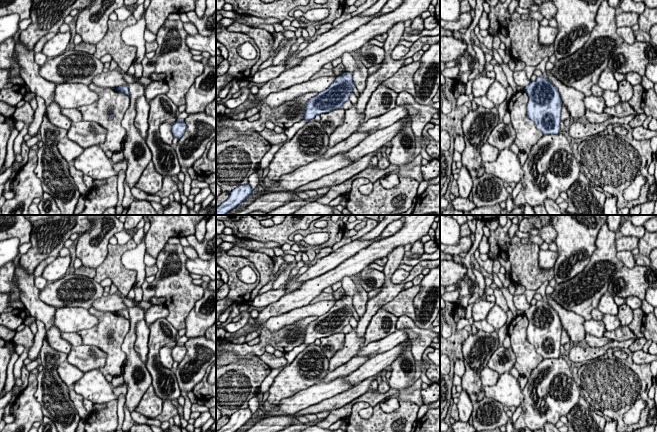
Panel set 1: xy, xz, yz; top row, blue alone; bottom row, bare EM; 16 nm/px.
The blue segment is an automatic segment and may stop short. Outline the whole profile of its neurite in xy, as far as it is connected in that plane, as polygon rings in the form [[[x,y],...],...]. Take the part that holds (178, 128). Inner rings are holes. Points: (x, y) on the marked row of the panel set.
[[[178,120],[172,124],[171,131],[173,137],[180,139],[186,131],[186,124],[183,120]]]

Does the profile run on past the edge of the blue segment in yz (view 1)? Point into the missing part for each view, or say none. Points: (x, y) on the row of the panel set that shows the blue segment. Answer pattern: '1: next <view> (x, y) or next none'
1: next none

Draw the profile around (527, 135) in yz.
[[[522,90],[515,93],[508,104],[511,124],[515,130],[514,144],[517,145],[520,151],[527,154],[543,136],[535,123],[527,117],[526,107],[528,100],[529,97],[526,91]]]

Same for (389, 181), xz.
[[[398,174],[386,175],[380,179],[380,184],[383,188],[391,189],[399,184],[399,175]]]

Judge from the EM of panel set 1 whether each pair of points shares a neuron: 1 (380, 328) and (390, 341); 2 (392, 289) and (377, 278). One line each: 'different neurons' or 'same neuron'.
1: different neurons
2: different neurons

